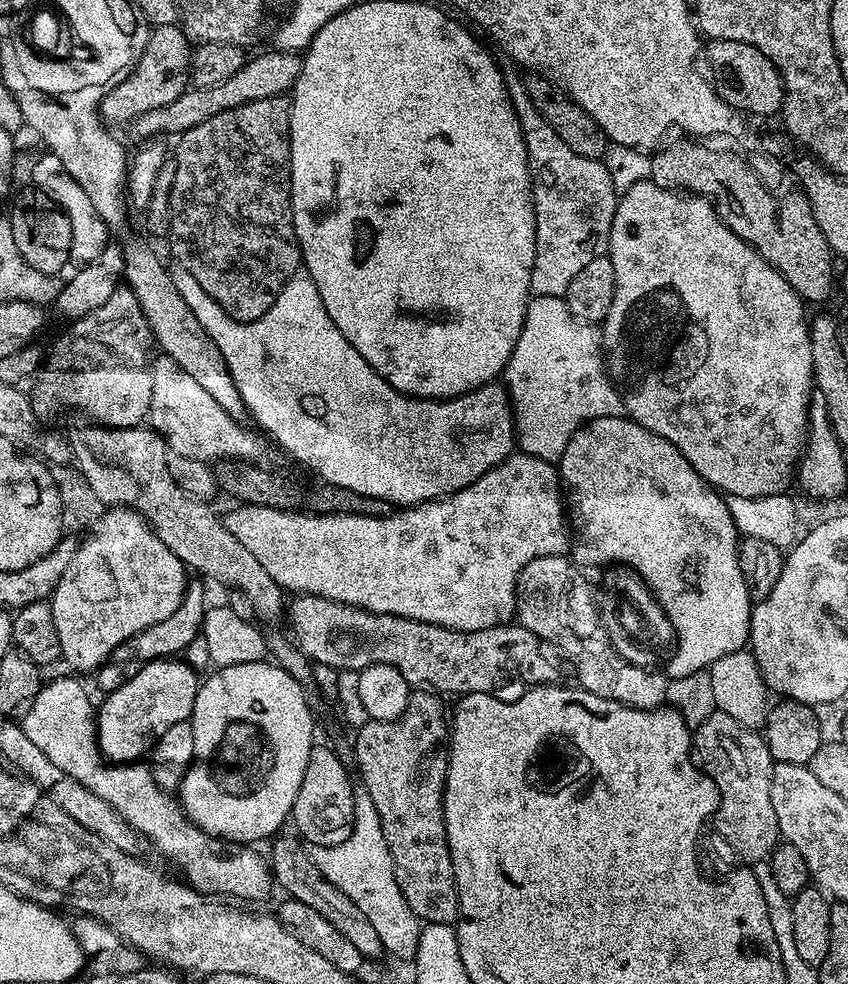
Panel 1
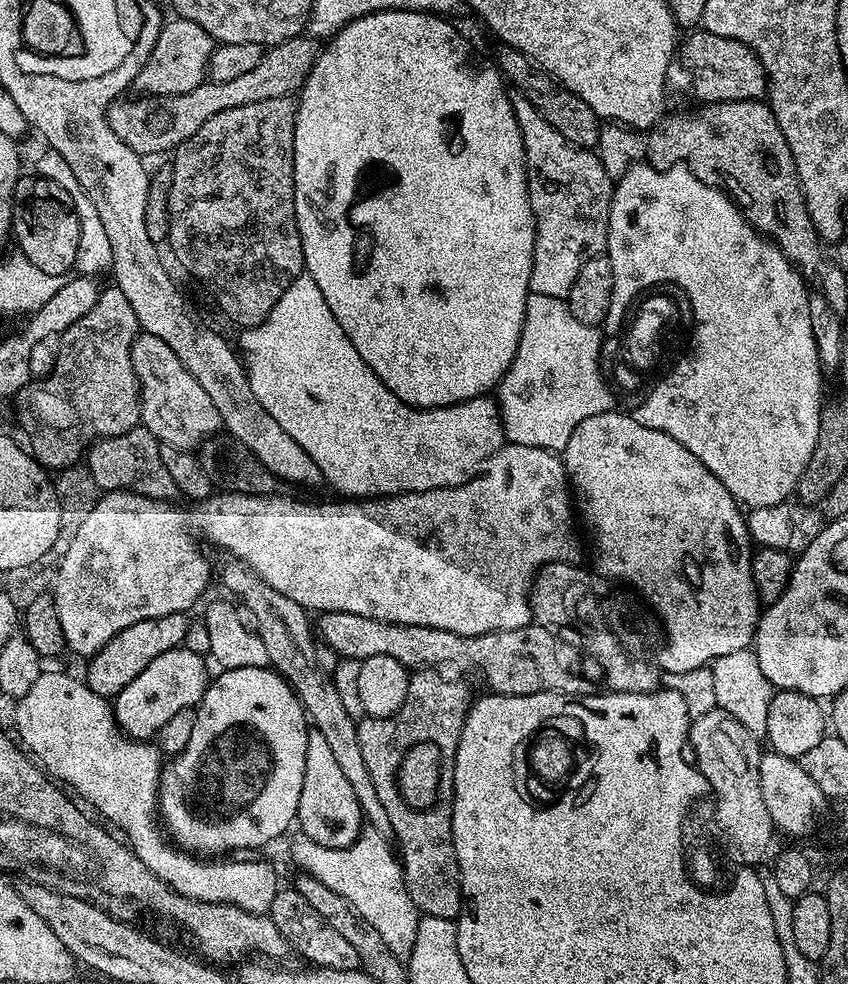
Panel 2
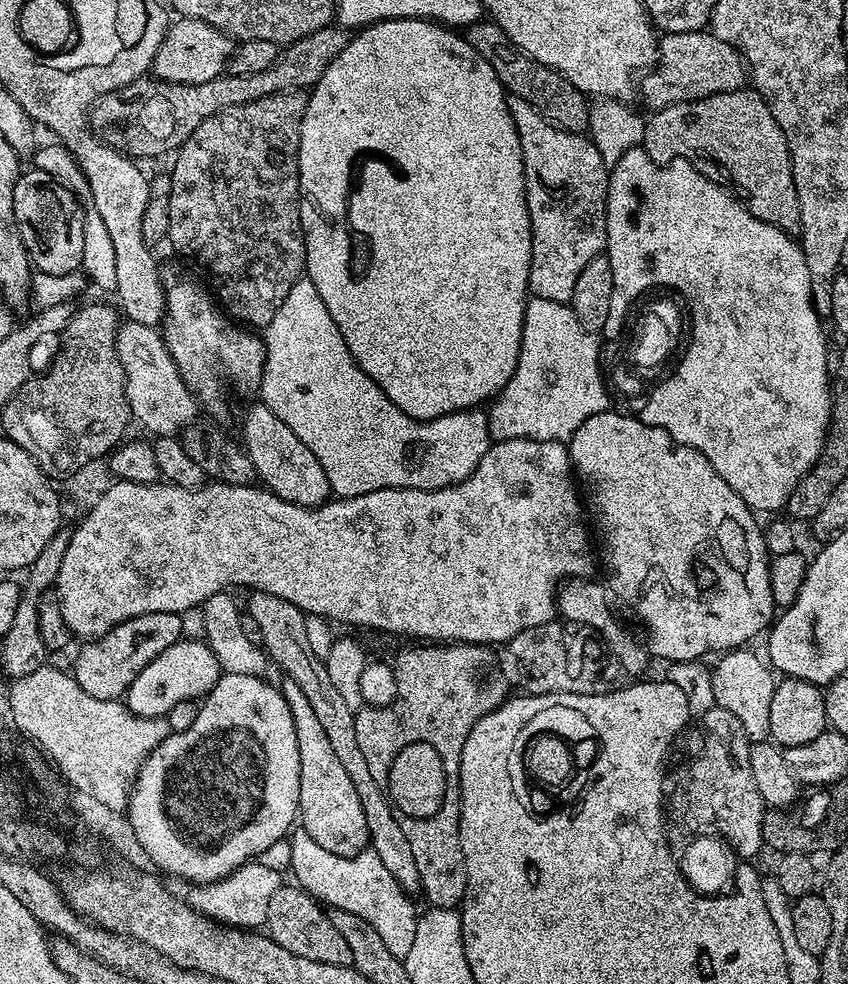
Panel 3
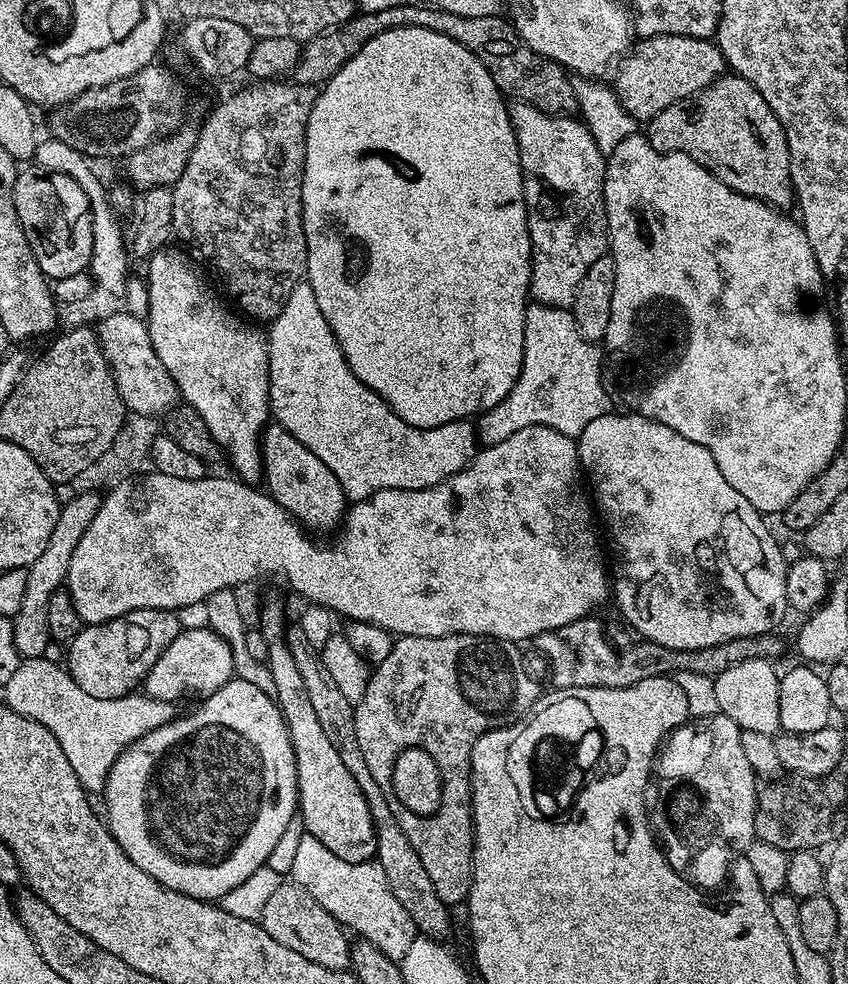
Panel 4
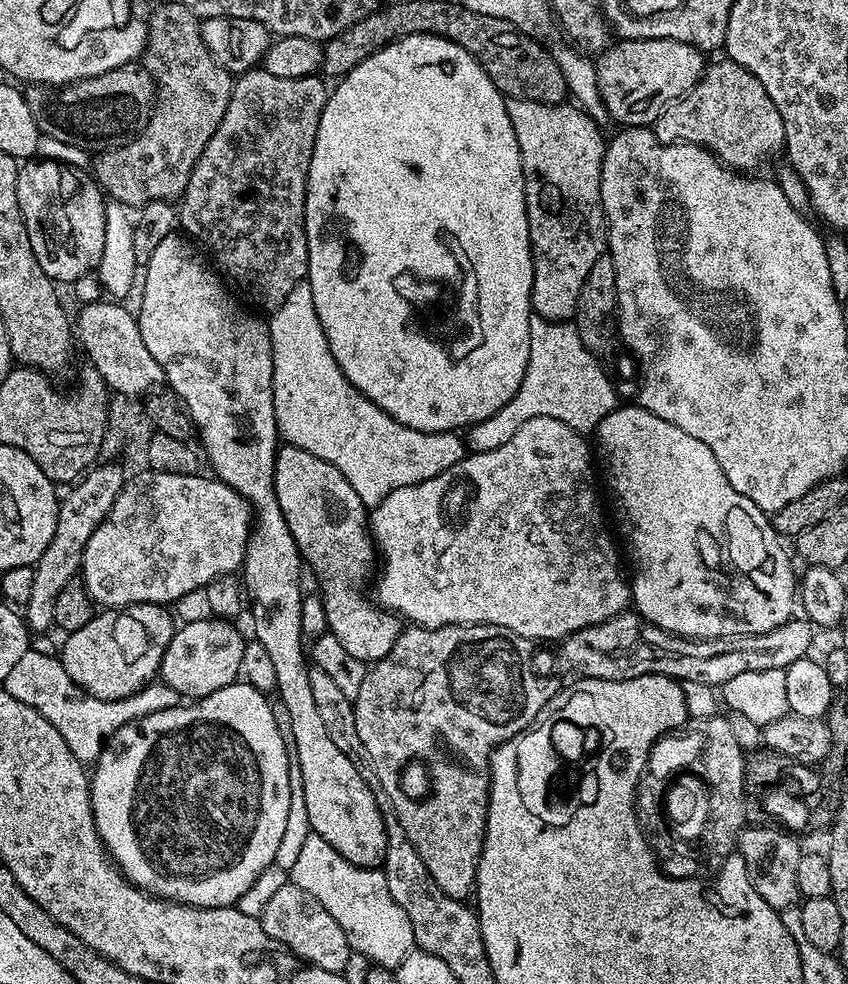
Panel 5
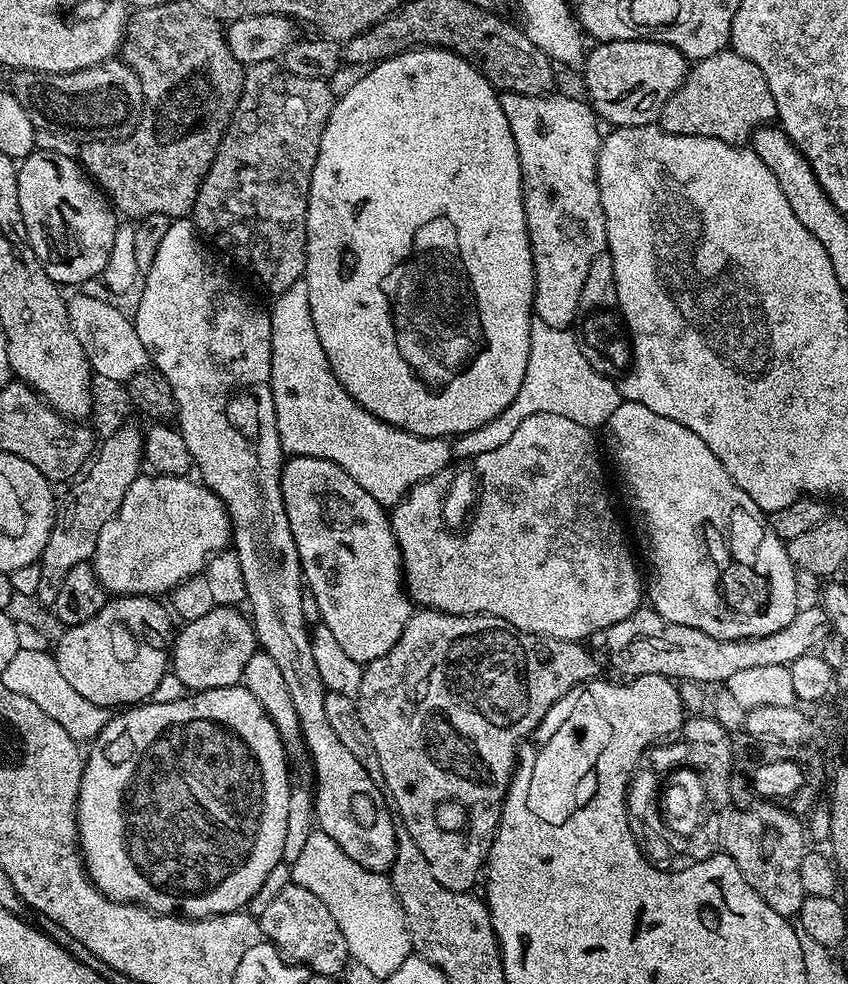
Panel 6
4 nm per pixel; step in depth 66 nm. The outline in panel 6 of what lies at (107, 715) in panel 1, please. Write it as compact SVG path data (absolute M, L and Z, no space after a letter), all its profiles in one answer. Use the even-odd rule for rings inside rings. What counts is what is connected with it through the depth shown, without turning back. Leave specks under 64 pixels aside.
M217 606L210 614L194 618L177 631L170 649L170 668L178 678L182 678L185 689L193 693L234 688L243 681L246 662L258 650L256 631L247 615L240 613L236 606Z

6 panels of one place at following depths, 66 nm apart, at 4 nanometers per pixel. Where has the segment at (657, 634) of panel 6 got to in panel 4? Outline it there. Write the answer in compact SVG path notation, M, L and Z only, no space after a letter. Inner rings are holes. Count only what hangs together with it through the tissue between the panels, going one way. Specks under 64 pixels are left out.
M595 615L584 617L582 620L575 620L558 630L544 632L541 636L535 637L534 645L542 655L548 659L548 672L552 675L552 688L559 690L561 688L621 688L630 686L634 682L644 680L648 676L667 676L675 674L682 670L690 670L694 674L706 674L715 678L720 672L726 670L734 663L746 662L747 659L773 658L783 650L784 644L776 637L776 634L767 636L747 636L737 640L727 640L718 646L706 646L702 650L693 652L679 652L666 646L652 644L648 640L640 638L635 642L637 644L628 644L625 648L619 648L612 640L604 637L604 624L596 620Z

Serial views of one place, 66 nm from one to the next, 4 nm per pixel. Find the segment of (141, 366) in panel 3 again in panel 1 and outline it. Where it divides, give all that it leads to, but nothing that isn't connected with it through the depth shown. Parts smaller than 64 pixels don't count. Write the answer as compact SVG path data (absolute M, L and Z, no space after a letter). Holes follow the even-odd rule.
M163 354L151 361L154 378L154 398L150 398L148 420L151 427L160 433L171 451L182 454L182 458L194 458L203 464L239 461L260 462L264 456L265 441L255 436L241 421L230 418L174 358Z

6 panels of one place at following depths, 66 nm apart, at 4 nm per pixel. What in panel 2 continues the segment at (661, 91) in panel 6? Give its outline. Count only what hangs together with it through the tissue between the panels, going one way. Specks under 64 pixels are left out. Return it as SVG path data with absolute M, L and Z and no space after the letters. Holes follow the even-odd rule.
M696 31L685 44L683 41L682 56L684 52L684 64L692 71L692 88L700 102L763 101L768 90L768 75L754 50L734 38L722 38L722 34Z

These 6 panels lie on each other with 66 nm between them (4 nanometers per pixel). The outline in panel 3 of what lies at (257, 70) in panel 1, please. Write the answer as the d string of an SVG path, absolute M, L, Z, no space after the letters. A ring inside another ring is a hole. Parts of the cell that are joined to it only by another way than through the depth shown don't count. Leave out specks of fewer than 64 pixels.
M339 26L323 28L287 45L277 55L276 61L258 74L225 74L201 84L175 84L155 78L135 80L96 100L90 113L92 131L103 143L109 144L125 156L141 158L140 156L175 153L184 145L186 138L190 138L190 134L194 134L194 130L198 130L198 126L206 122L206 118L230 106L242 106L246 102L254 102L258 98L266 98L279 92L311 89L326 72L326 66L330 66L330 62L334 62L334 58L342 54L349 39L349 33Z

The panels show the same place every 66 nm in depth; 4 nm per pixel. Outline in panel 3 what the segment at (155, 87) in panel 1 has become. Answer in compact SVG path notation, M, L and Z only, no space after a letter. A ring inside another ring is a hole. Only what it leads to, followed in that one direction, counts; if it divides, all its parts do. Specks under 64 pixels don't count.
M176 18L169 23L168 33L154 54L150 72L157 80L169 80L175 84L201 84L225 75L228 59L234 51L233 37L201 20Z

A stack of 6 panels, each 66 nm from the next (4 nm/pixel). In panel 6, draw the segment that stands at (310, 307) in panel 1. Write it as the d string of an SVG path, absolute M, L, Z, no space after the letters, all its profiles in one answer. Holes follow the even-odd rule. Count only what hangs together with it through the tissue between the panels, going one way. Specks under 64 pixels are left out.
M301 278L270 304L272 397L278 438L289 457L313 456L334 462L379 504L395 506L415 484L453 463L452 444L439 436L415 436L371 416L334 378L310 318L310 294Z

